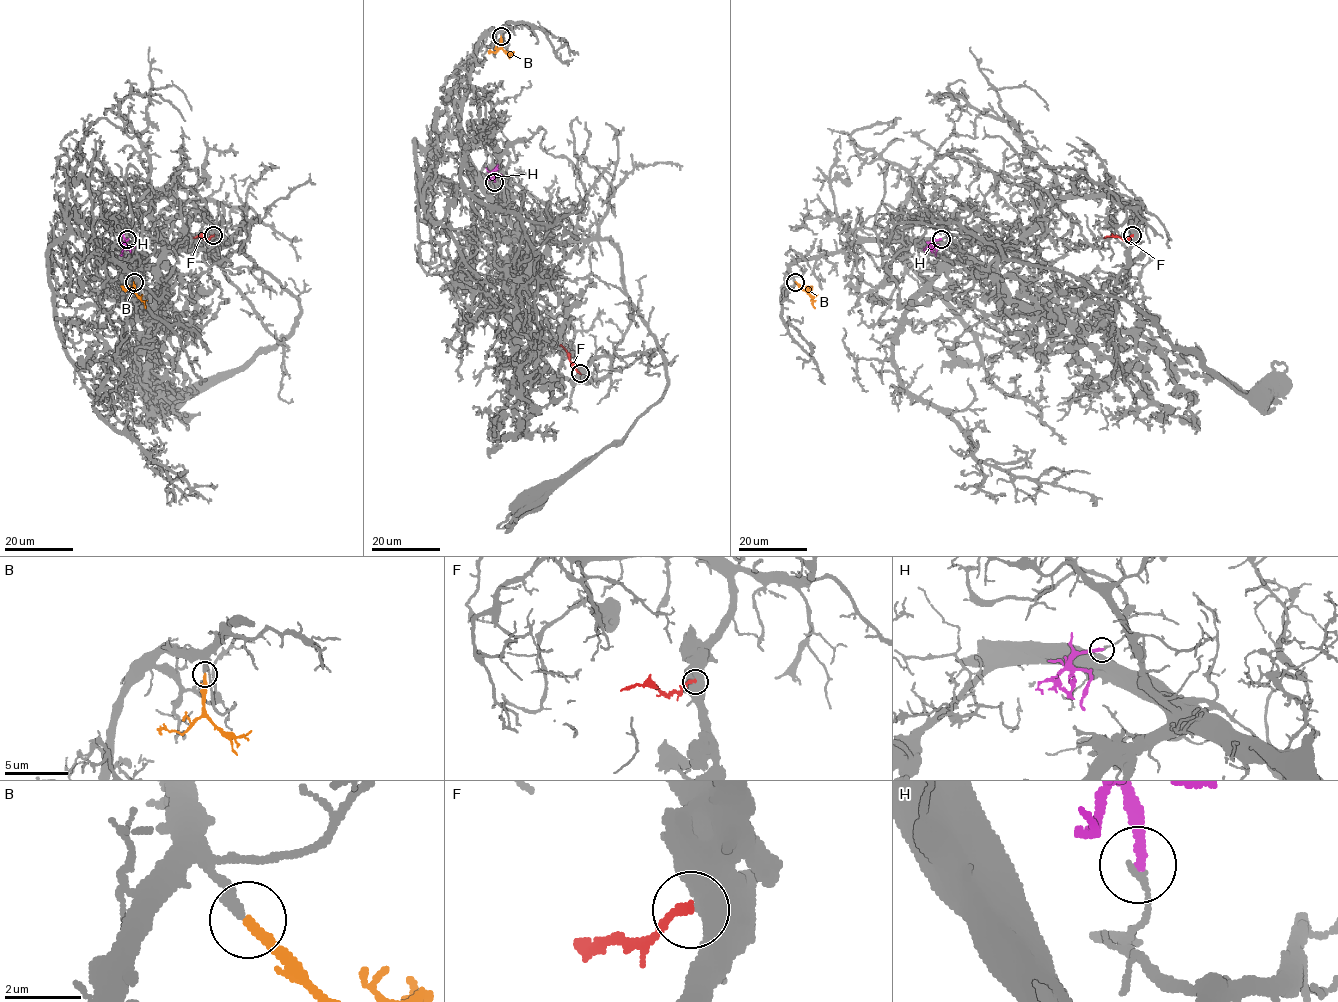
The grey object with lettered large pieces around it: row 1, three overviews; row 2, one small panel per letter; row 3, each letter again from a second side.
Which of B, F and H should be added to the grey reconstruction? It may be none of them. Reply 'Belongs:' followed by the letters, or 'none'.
Belongs: B

